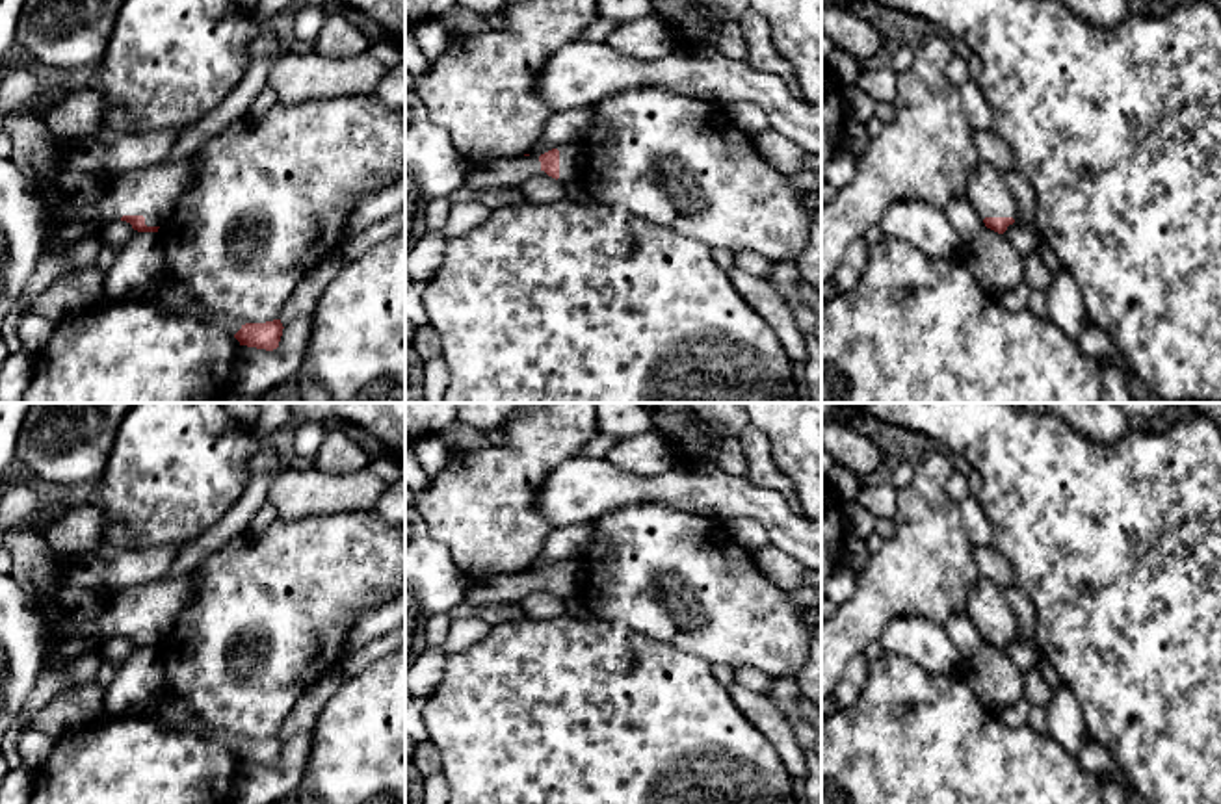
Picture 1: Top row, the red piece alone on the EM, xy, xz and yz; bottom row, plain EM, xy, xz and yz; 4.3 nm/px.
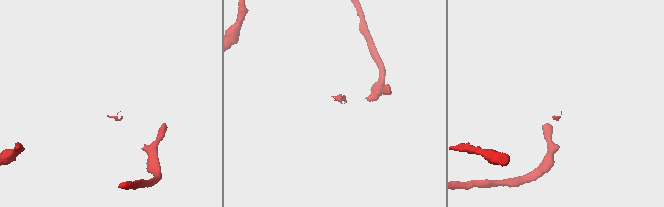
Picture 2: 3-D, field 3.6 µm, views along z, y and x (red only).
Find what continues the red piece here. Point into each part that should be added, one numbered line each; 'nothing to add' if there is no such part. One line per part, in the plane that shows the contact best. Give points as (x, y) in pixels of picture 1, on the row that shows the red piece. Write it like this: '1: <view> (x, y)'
1: xz (571, 155)

